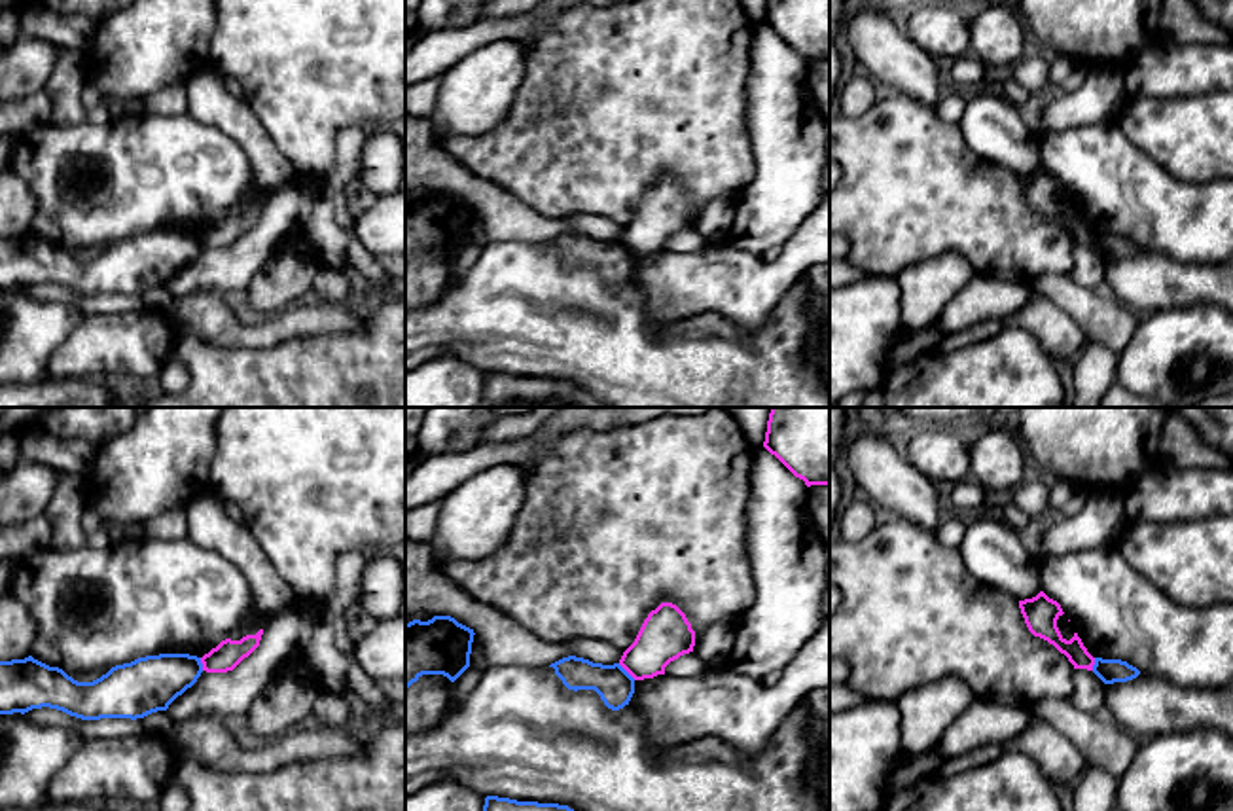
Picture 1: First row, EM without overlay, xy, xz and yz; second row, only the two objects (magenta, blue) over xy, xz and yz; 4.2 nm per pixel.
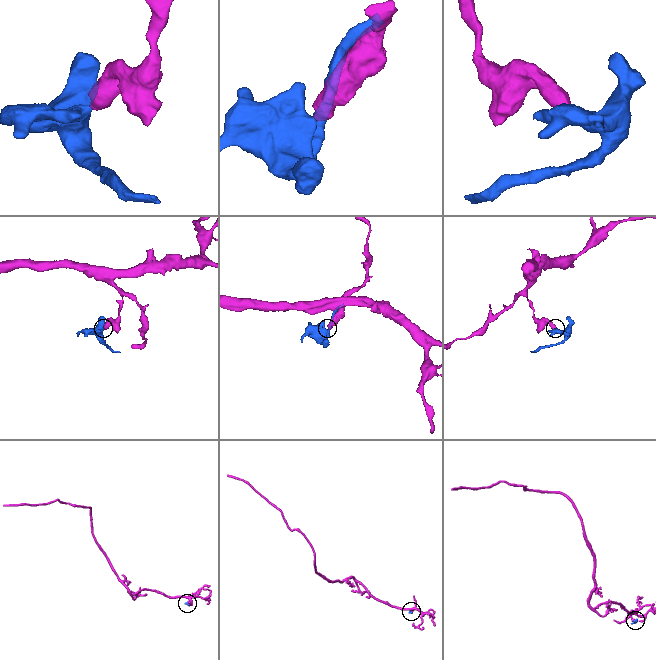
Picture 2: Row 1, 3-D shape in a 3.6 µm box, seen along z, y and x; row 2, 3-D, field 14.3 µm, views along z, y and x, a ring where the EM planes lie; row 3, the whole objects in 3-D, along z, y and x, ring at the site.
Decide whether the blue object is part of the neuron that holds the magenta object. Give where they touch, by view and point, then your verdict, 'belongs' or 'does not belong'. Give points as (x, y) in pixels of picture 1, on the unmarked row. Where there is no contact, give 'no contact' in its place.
contact xz (627, 247); does not belong

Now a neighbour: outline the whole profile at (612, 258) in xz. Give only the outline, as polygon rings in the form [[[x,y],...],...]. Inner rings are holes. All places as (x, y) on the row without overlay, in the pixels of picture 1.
[[[568,231],[549,243],[555,244],[555,250],[568,265],[595,265],[612,286],[629,280],[634,269],[634,254],[619,239],[602,241]]]

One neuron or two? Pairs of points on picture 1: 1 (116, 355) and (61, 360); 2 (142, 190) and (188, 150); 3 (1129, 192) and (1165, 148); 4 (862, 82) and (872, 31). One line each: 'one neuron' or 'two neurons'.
1: one neuron
2: one neuron
3: two neurons
4: two neurons

